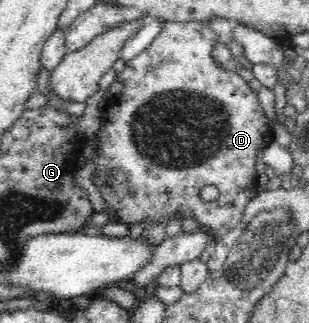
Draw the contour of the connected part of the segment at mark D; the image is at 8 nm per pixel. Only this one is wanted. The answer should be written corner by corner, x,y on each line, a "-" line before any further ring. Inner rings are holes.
164,21
162,32
155,40
137,57
126,61
125,70
118,75
117,82
123,84
124,89
121,94
114,97
105,109
101,110
102,122
96,133
96,147
99,147
97,157
93,159
94,175
105,172
112,177
110,184
101,184
98,191
105,203
115,209
120,221
131,226
141,221
157,221
157,223
169,223
171,219
193,217
203,231
212,231
215,241
225,235
233,227
237,227
242,220
244,209
249,200
257,195
257,178
254,171
256,161
260,159
260,154
265,146
273,141
273,130
271,130
269,119
265,116
265,111
258,101
258,93
250,87
250,83
244,81
240,75
232,68
222,69
216,65
213,58
213,51
216,44
219,44
219,37
210,28
209,22
203,21
-
205,185
215,185
219,189
219,196
213,201
205,202
199,193

